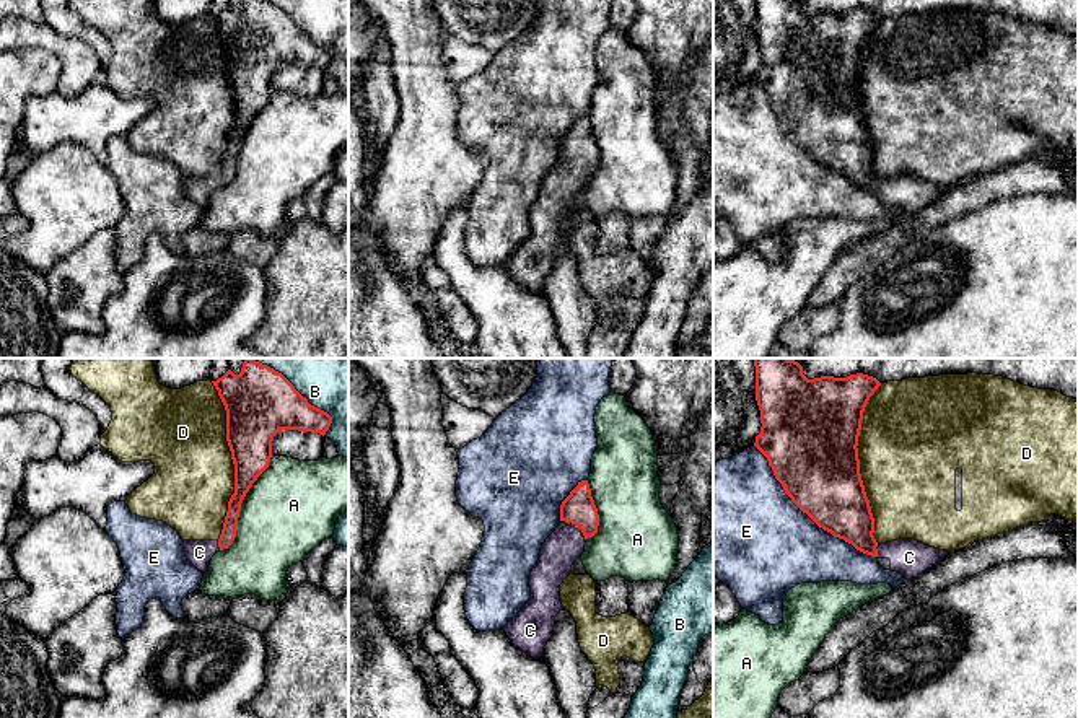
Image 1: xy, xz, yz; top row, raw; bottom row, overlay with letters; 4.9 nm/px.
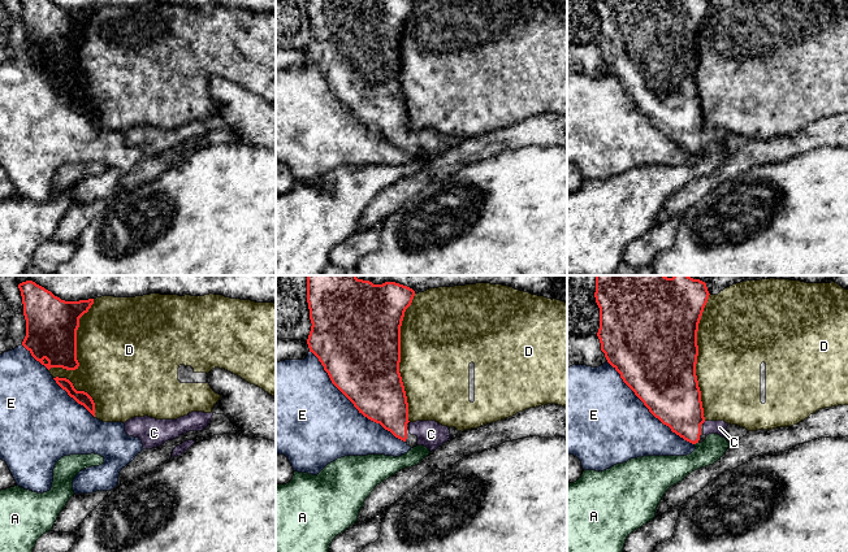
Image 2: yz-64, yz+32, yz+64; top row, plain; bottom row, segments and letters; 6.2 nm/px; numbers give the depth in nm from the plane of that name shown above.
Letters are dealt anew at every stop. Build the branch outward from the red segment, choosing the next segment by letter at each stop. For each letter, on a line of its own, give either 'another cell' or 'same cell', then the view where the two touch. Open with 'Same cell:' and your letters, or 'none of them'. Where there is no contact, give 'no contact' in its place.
Same cell: C
A: another cell; meets red in xy
B: another cell; meets red in xy
C: same cell; meets red in yz
D: another cell; meets red in yz
E: another cell; meets red in yz

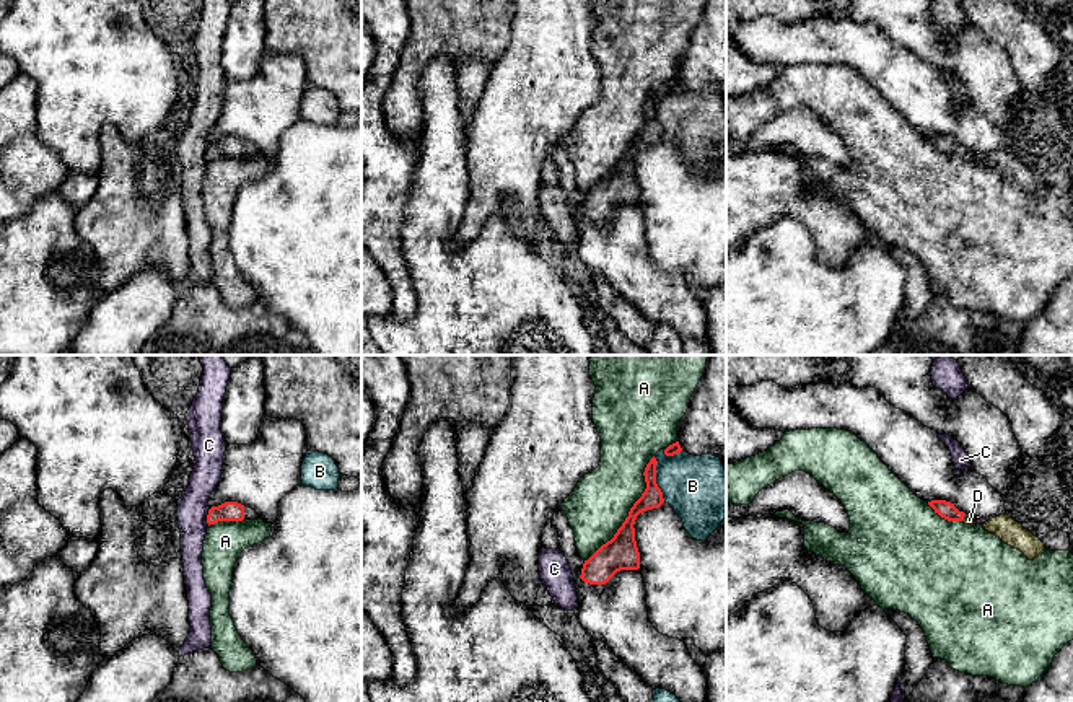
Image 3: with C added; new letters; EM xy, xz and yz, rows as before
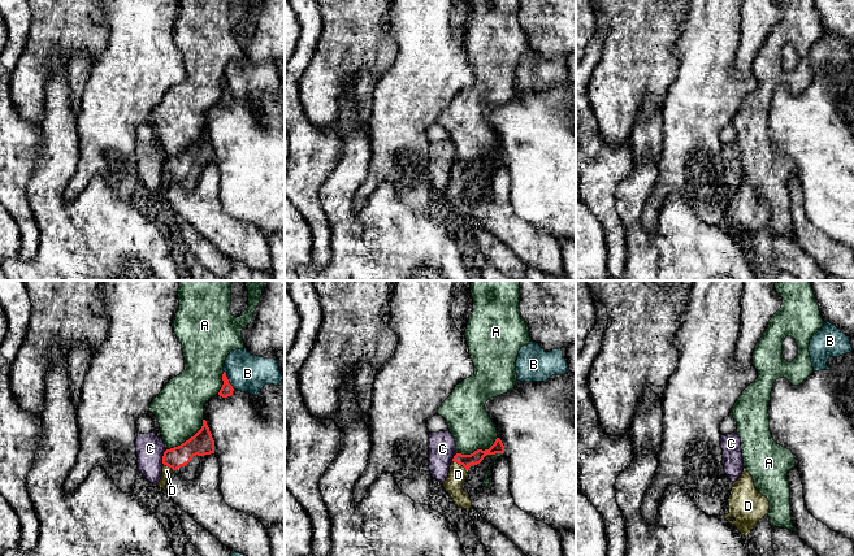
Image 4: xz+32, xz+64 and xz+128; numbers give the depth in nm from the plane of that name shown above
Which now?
Same cell: D
A: another cell; meets red in xz
B: another cell; meets red in xz
C: another cell; meets red in xy
D: same cell; meets red in yz

